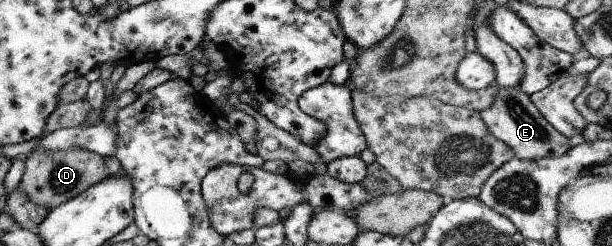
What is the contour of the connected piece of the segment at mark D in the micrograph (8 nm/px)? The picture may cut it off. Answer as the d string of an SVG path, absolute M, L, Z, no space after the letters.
M77 147L48 152L31 151L24 160L25 170L16 188L25 193L31 202L45 207L48 211L71 200L107 176L104 157Z

